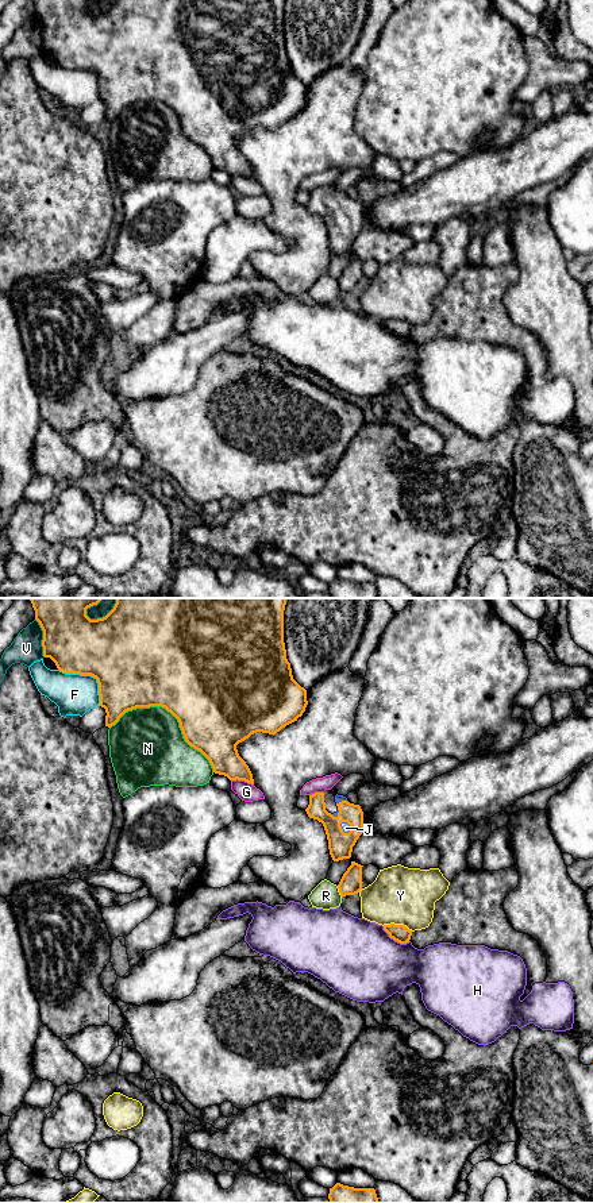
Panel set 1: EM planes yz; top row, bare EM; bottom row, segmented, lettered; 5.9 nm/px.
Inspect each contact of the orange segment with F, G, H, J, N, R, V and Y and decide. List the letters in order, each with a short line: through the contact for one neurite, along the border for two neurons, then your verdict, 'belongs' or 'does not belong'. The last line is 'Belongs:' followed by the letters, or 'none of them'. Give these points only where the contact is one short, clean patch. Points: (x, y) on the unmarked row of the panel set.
F: does not belong
G: does not belong
H: does not belong
J: belongs
N: does not belong
R: does not belong
V: does not belong
Y: does not belong
Belongs: J

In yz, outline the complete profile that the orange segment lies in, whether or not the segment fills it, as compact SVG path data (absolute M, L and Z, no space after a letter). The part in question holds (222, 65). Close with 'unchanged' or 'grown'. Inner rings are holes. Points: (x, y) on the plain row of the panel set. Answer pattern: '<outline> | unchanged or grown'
M32 0L35 15L43 26L43 51L50 53L57 63L65 69L91 70L99 78L99 101L105 104L105 122L111 123L128 105L136 103L162 101L180 117L185 136L200 146L211 158L213 167L230 176L244 176L254 180L253 169L246 157L239 151L236 140L257 127L276 130L286 120L297 116L308 100L307 85L292 70L284 38L285 0L115 0L103 14L91 15L86 4L93 0Z | unchanged

